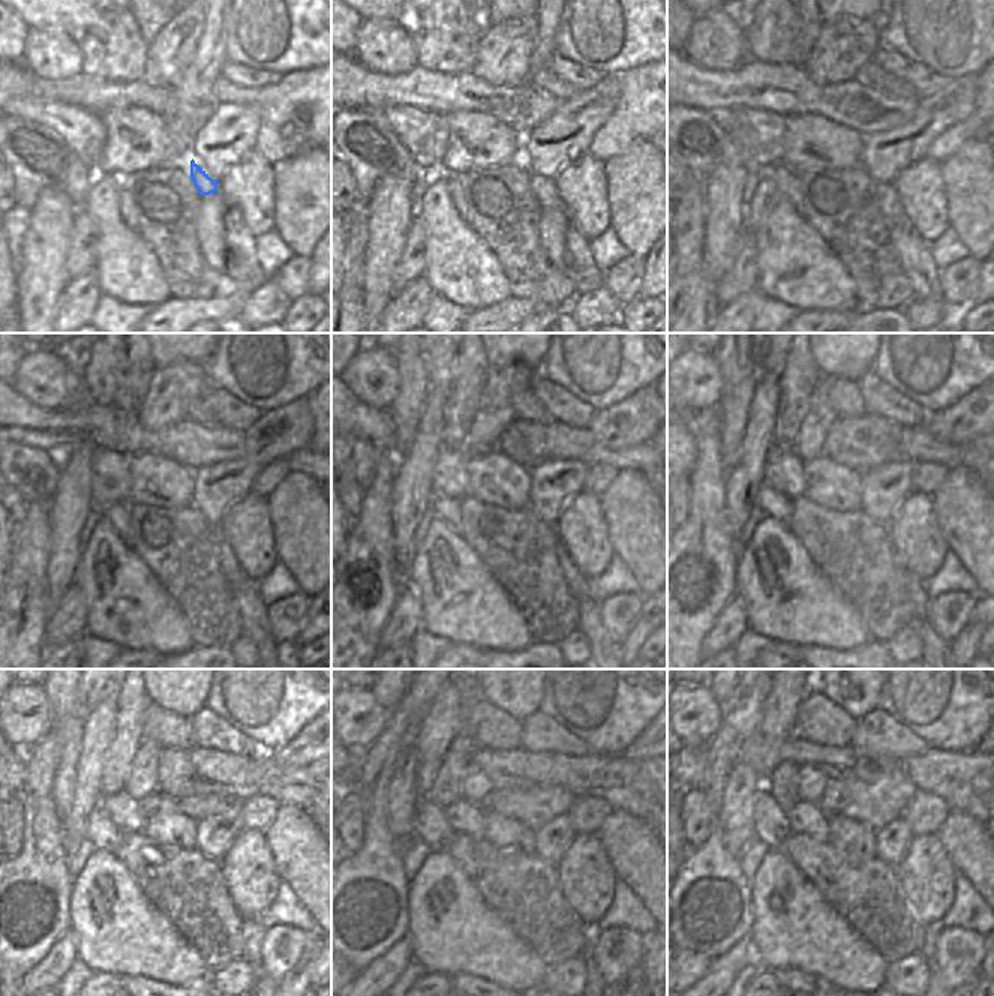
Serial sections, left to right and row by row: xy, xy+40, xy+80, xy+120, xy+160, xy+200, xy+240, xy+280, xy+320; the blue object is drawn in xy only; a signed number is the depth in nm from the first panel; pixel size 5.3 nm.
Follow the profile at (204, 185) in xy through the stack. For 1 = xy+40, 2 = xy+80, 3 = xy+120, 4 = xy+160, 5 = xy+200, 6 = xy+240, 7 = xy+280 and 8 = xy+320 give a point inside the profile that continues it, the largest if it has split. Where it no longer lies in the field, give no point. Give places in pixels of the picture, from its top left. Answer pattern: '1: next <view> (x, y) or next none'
1: next xy+40 (543, 189)
2: next xy+80 (885, 197)
3: next xy+120 (230, 567)
4: next xy+160 (579, 587)
5: next xy+200 (919, 597)
6: next xy+240 (251, 930)
7: next xy+280 (589, 932)
8: next xy+320 (933, 974)

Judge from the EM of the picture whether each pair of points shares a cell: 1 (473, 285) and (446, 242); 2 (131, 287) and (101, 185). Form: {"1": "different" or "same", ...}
{"1": "same", "2": "same"}

